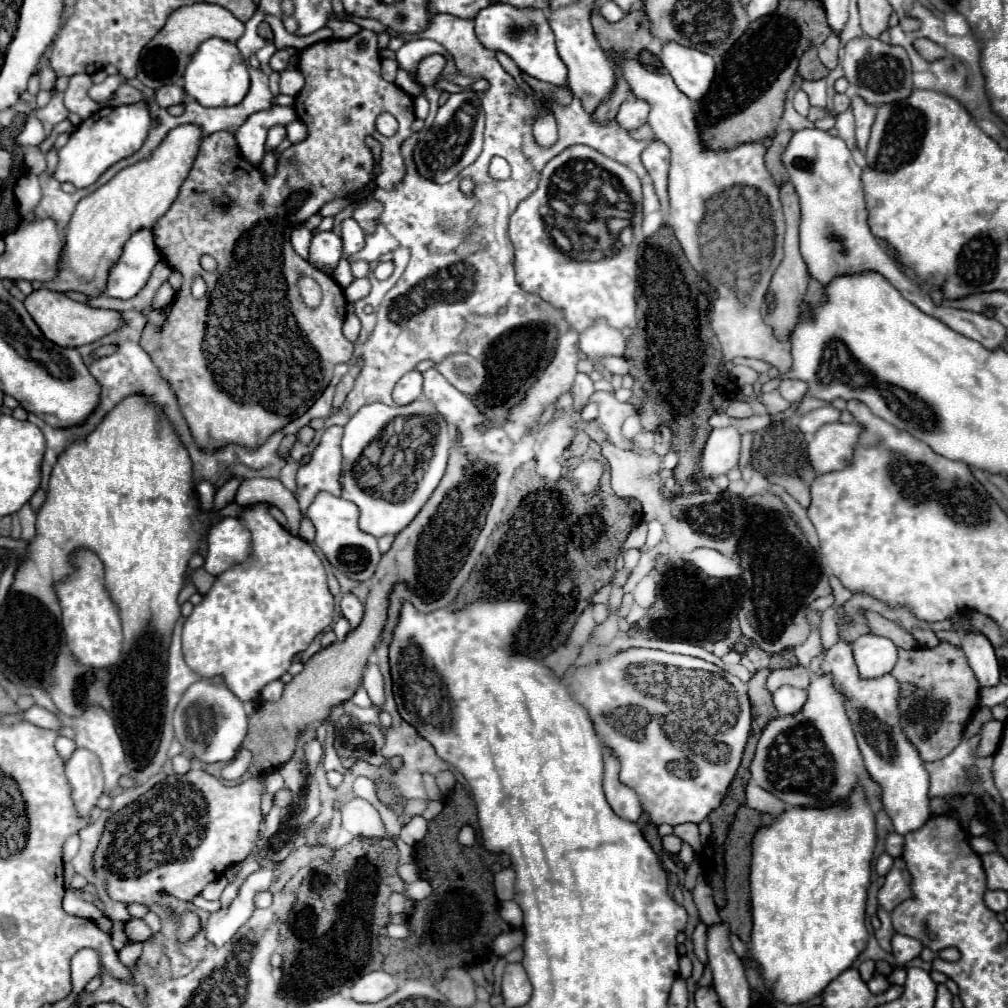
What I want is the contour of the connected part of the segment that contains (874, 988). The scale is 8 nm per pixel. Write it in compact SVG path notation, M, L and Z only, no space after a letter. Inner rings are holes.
M875 974L873 978L871 978L871 982L869 982L869 990L873 992L873 994L883 994L885 990L889 990L889 982L887 982L887 978L885 976L881 976L881 974Z

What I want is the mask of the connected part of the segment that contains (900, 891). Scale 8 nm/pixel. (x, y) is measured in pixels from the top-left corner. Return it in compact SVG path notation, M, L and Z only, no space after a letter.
M897 858L891 872L885 876L885 884L879 888L877 900L879 900L879 906L883 910L893 912L893 908L897 904L901 904L903 900L907 900L909 896L911 896L909 874L907 874L907 868L905 868L903 860Z

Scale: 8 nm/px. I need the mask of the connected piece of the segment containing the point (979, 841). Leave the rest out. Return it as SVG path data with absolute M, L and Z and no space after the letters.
M979 836L979 838L971 838L971 848L977 854L987 854L987 852L995 852L997 844L995 844L995 840L991 840L987 836Z

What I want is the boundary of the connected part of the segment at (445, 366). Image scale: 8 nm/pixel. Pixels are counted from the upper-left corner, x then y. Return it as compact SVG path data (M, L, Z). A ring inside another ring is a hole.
M451 354L443 362L435 364L435 370L441 372L451 386L467 396L477 396L487 382L485 364L469 354Z

